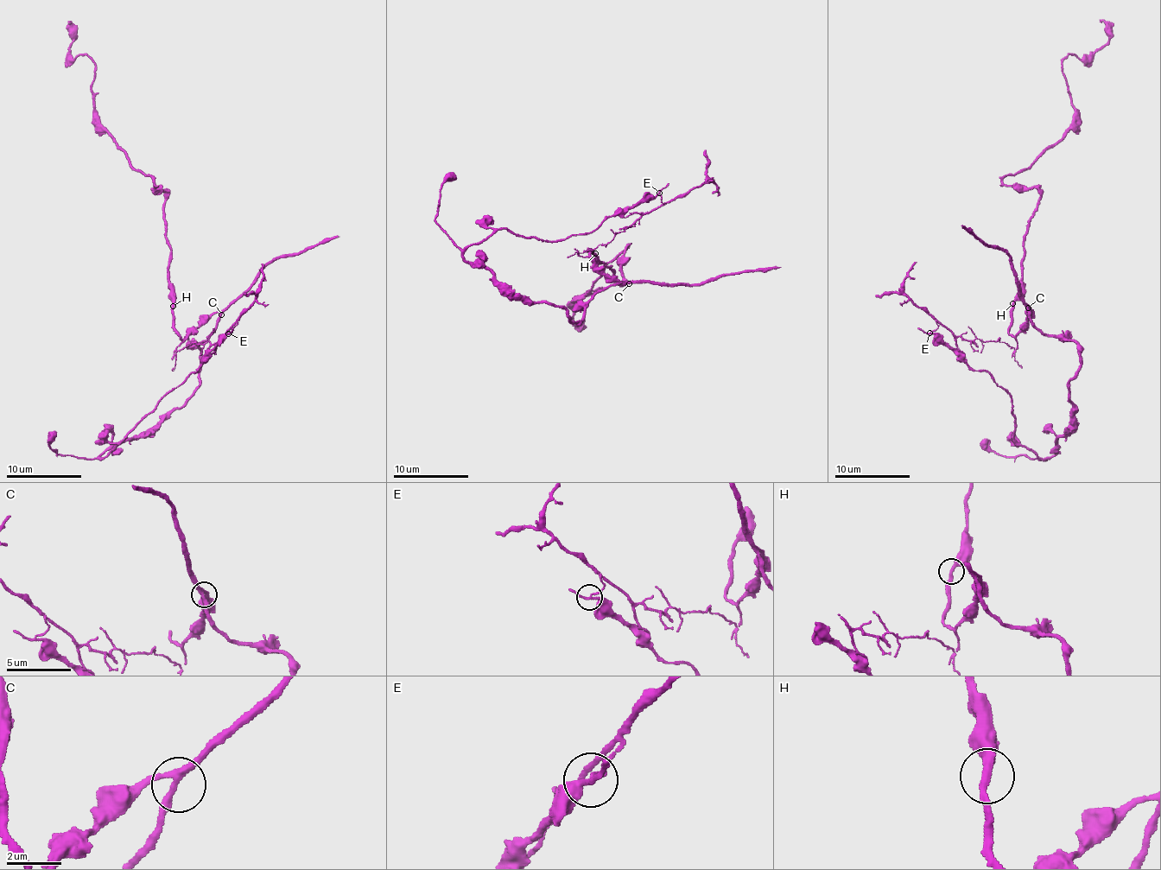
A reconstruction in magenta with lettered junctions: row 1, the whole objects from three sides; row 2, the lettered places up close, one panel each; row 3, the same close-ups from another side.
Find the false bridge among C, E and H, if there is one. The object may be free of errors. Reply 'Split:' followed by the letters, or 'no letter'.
Split: E

